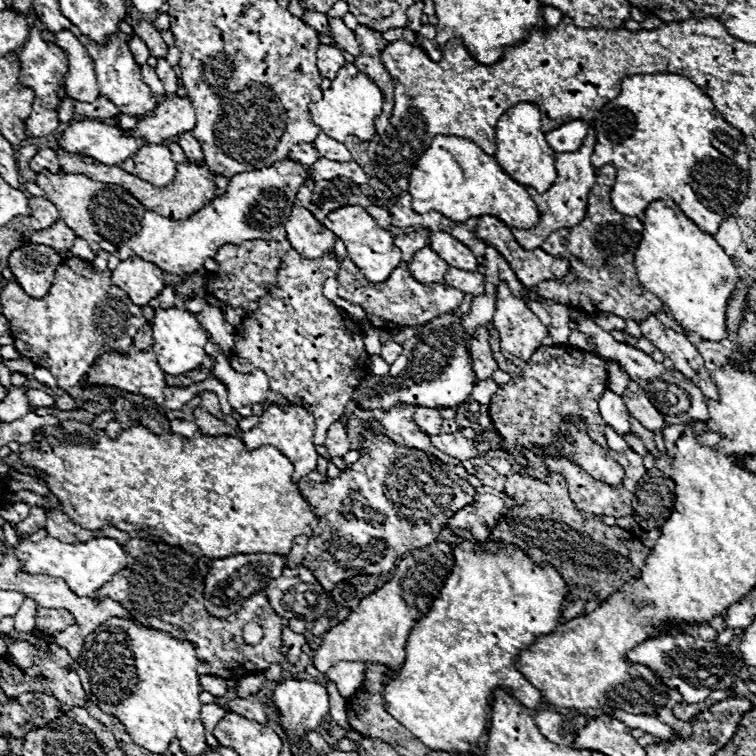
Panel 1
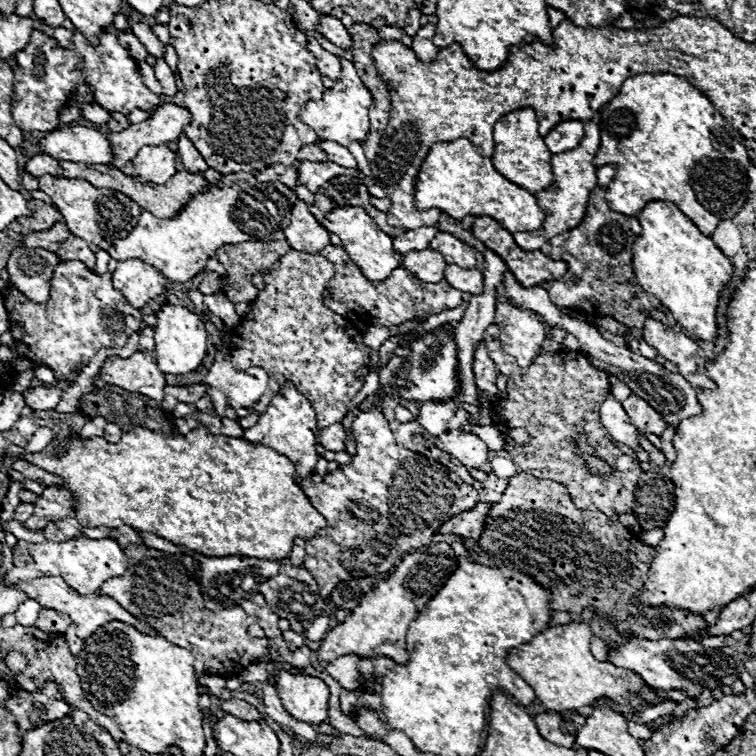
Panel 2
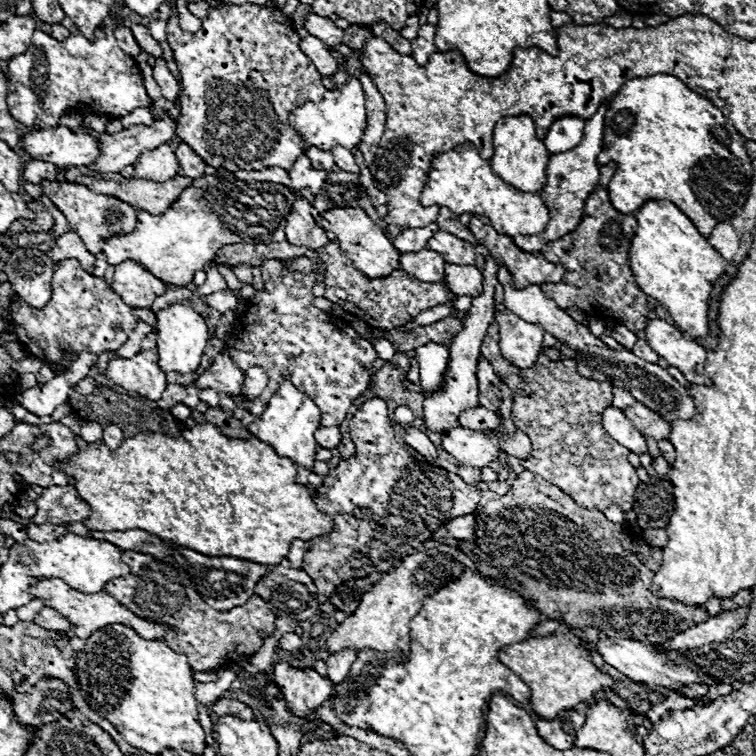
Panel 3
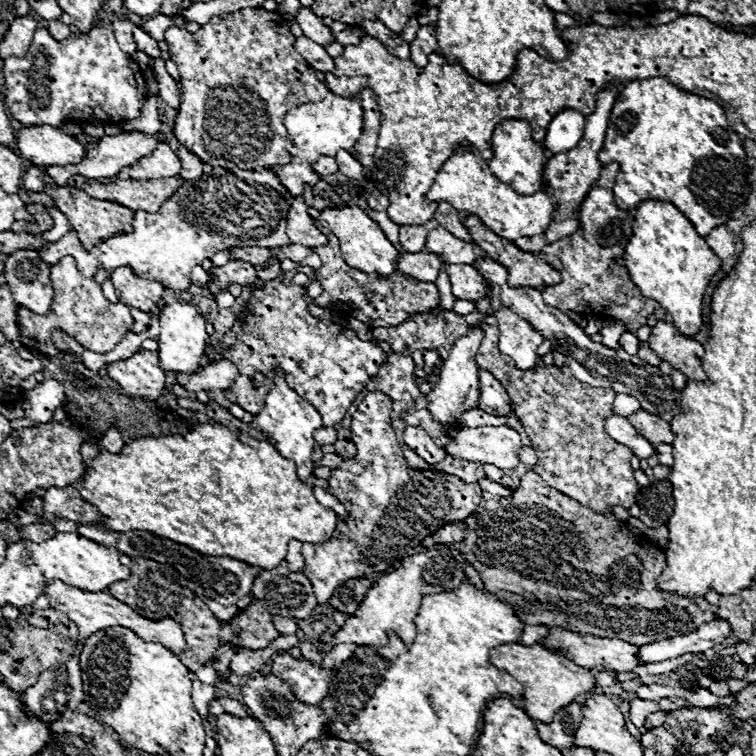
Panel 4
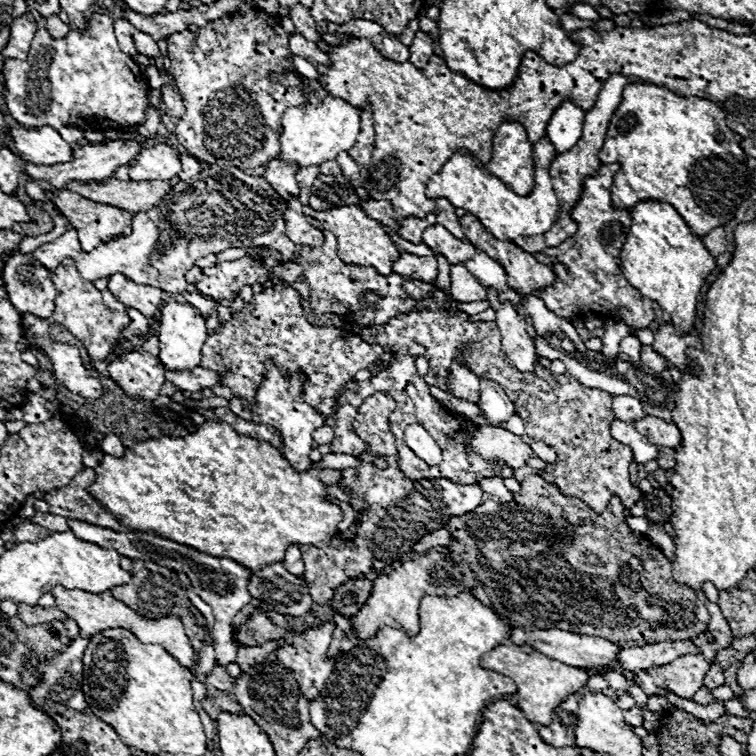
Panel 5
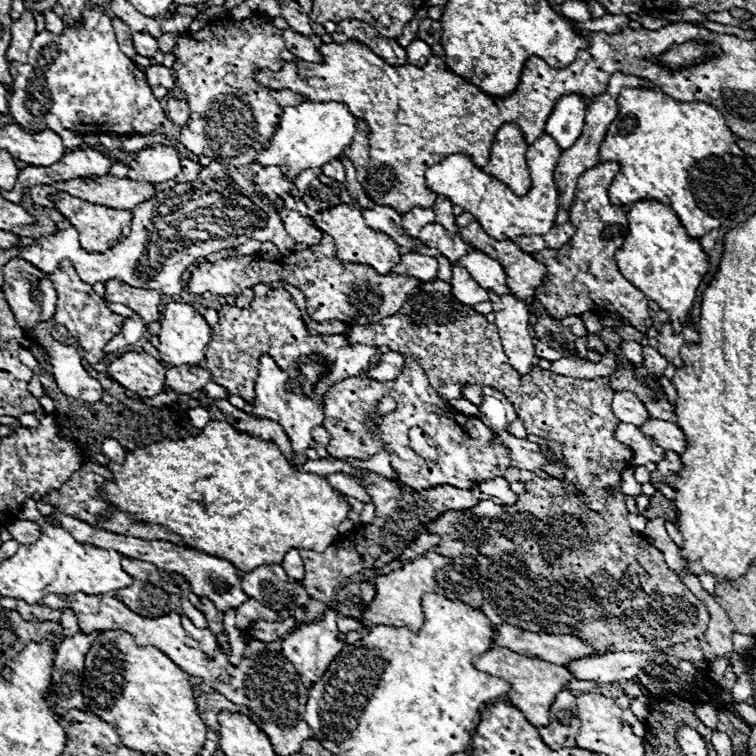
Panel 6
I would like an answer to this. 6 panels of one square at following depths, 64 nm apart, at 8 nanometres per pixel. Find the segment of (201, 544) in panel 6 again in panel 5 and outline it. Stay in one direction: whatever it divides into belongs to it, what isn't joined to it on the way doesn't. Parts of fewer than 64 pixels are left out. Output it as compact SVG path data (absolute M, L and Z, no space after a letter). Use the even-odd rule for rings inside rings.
M224 422L202 424L195 433L185 437L166 436L160 440L138 442L132 448L126 448L122 458L104 454L104 460L94 468L94 472L96 480L88 492L92 492L92 498L100 506L108 508L108 512L112 512L124 528L150 530L168 540L192 546L198 552L232 558L250 570L282 562L290 544L314 544L318 548L328 546L330 538L338 530L338 522L342 520L340 508L324 500L326 490L316 470L298 474L278 448L268 442L236 434Z

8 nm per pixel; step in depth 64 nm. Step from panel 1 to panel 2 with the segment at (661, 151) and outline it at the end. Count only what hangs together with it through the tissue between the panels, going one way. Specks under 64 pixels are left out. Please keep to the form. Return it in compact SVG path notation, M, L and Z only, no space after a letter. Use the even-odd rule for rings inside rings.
M638 74L638 76L626 78L622 82L622 88L620 88L618 96L614 100L610 100L608 104L604 104L604 108L600 112L600 148L594 156L594 164L596 164L596 168L600 168L604 164L614 164L616 166L616 176L614 176L614 180L608 186L608 192L606 192L606 198L608 198L608 204L610 204L612 210L624 212L626 216L638 216L638 212L650 200L672 200L700 228L700 232L710 236L718 228L720 220L734 218L738 214L738 210L742 208L742 204L746 202L746 194L748 194L748 172L746 170L750 166L750 158L748 158L746 148L744 148L742 142L744 142L744 138L740 136L740 132L736 132L736 128L732 128L732 124L728 124L728 120L720 112L716 112L712 102L698 88L692 88L692 84L688 84L682 76L674 76L674 74Z

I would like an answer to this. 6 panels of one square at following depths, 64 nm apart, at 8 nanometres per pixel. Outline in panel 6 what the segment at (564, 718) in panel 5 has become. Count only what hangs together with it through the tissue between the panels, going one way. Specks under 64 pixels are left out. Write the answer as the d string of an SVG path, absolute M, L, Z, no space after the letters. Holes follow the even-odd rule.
M564 690L556 696L550 708L550 724L538 728L544 744L548 744L552 750L576 746L574 736L578 732L580 720L574 710L576 710L576 696Z

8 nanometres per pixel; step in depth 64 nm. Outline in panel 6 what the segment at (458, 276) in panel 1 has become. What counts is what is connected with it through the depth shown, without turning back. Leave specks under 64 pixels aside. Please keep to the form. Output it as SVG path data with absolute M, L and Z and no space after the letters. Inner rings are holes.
M454 266L452 268L452 280L450 280L450 284L452 284L452 294L462 304L472 306L472 304L488 300L488 290L480 288L478 282L462 266Z

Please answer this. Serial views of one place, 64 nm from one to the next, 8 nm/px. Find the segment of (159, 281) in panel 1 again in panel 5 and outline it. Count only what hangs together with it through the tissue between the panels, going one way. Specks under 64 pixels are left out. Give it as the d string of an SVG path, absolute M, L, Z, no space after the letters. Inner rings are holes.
M112 274L108 280L110 292L128 308L140 310L146 318L154 318L158 314L158 306L162 304L162 290L154 286L144 286L128 280L124 274Z

